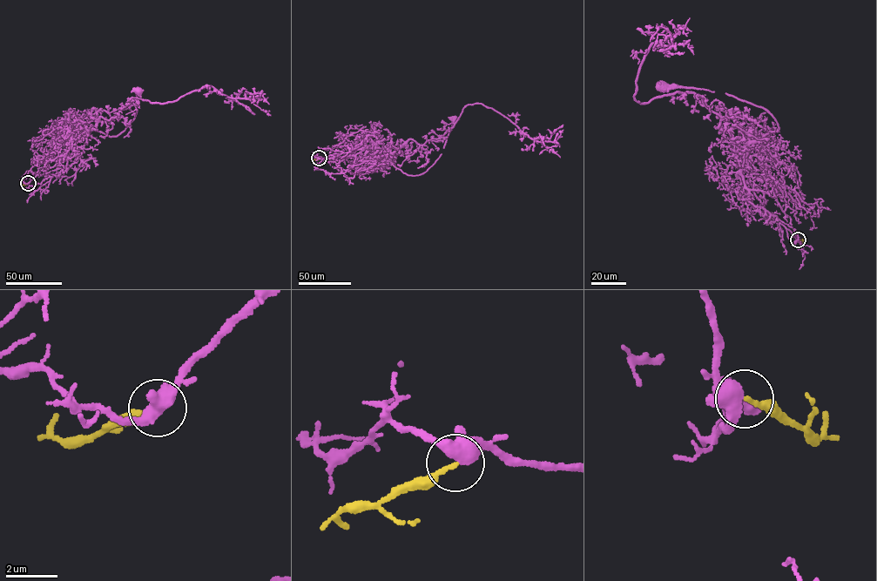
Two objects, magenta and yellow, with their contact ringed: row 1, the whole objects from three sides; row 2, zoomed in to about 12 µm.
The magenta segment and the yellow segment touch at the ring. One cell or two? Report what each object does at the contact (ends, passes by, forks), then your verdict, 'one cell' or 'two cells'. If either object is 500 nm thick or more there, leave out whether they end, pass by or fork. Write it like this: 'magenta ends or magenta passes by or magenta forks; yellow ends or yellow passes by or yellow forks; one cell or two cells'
magenta forks; yellow ends; one cell

